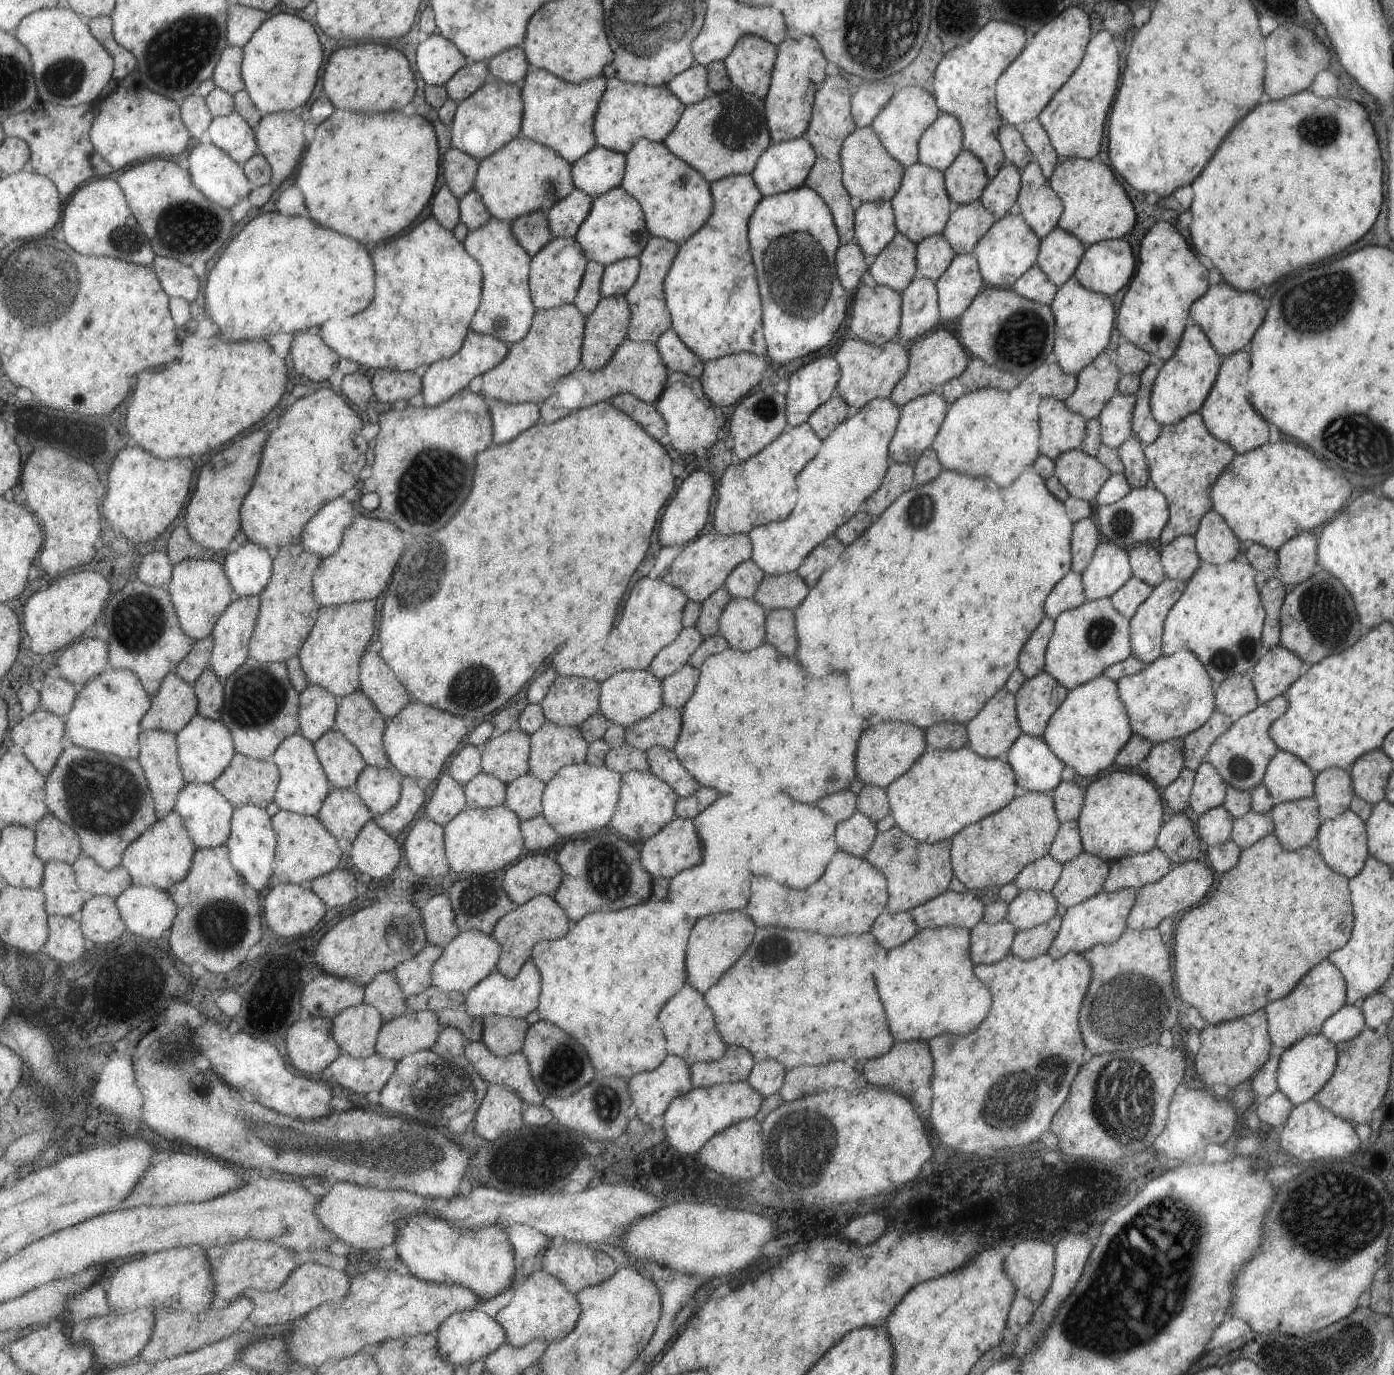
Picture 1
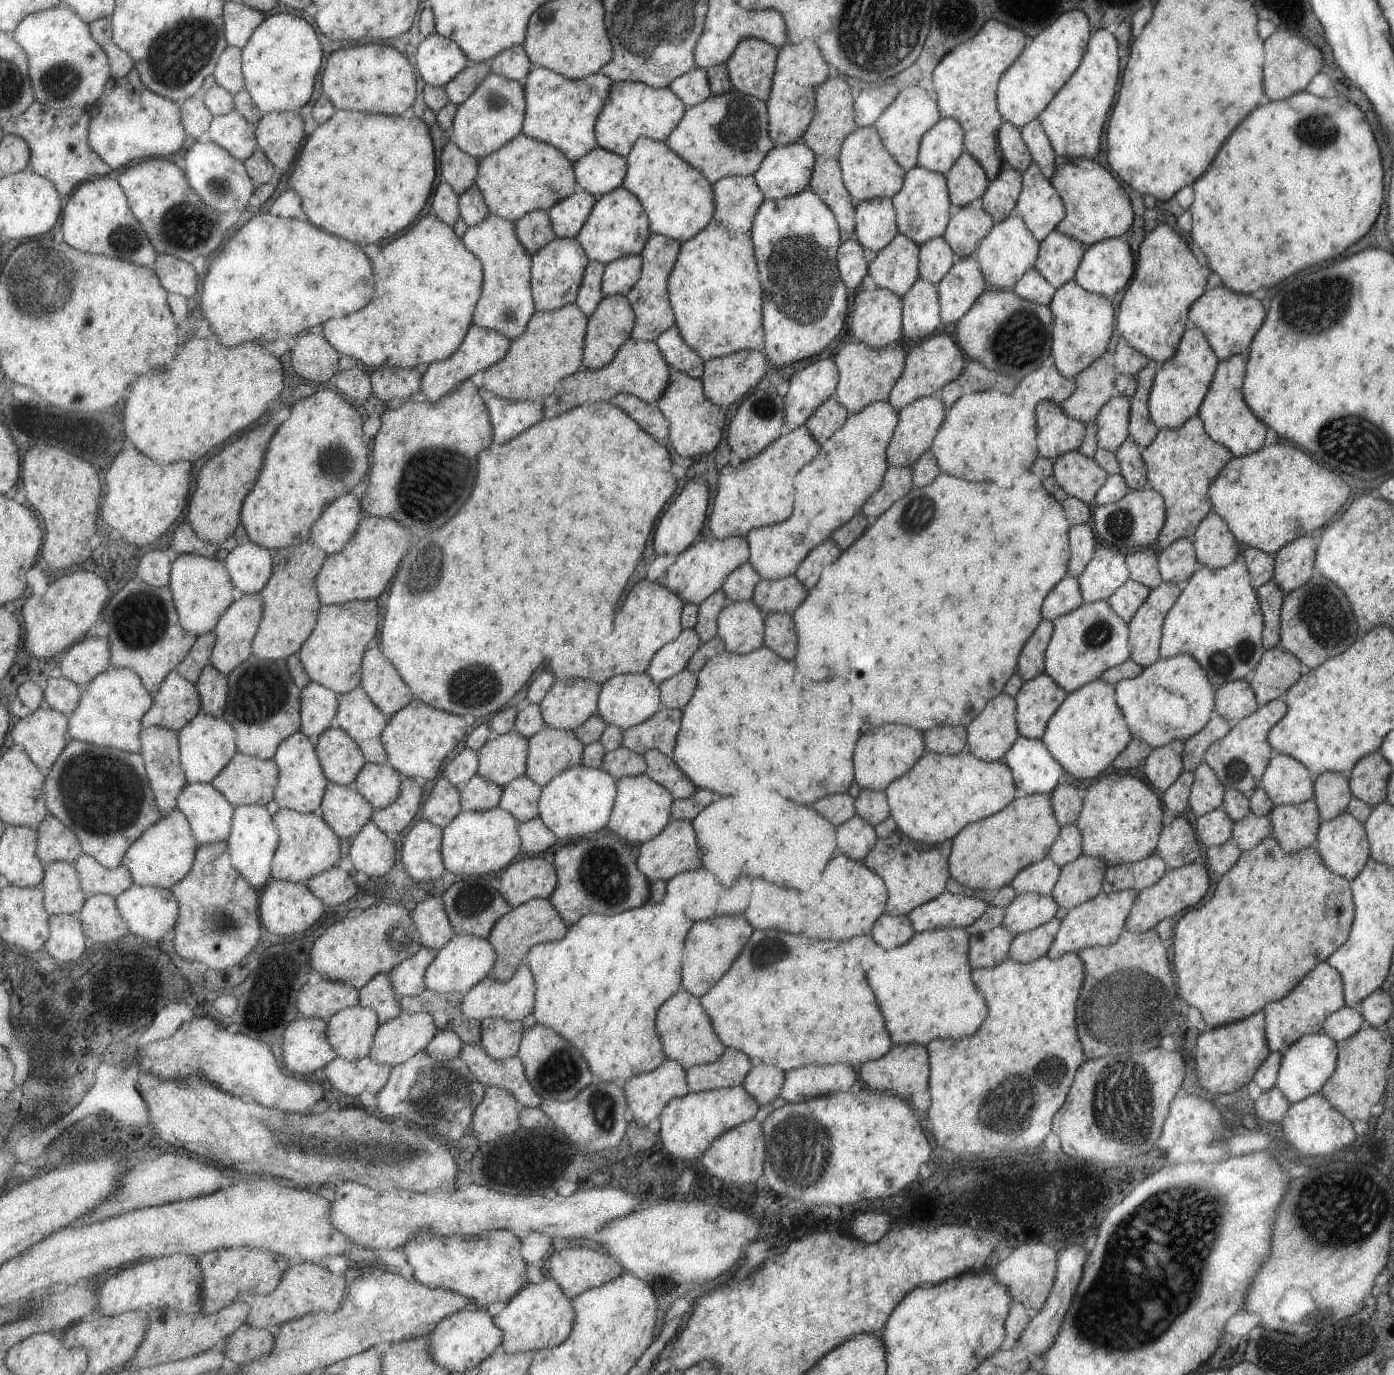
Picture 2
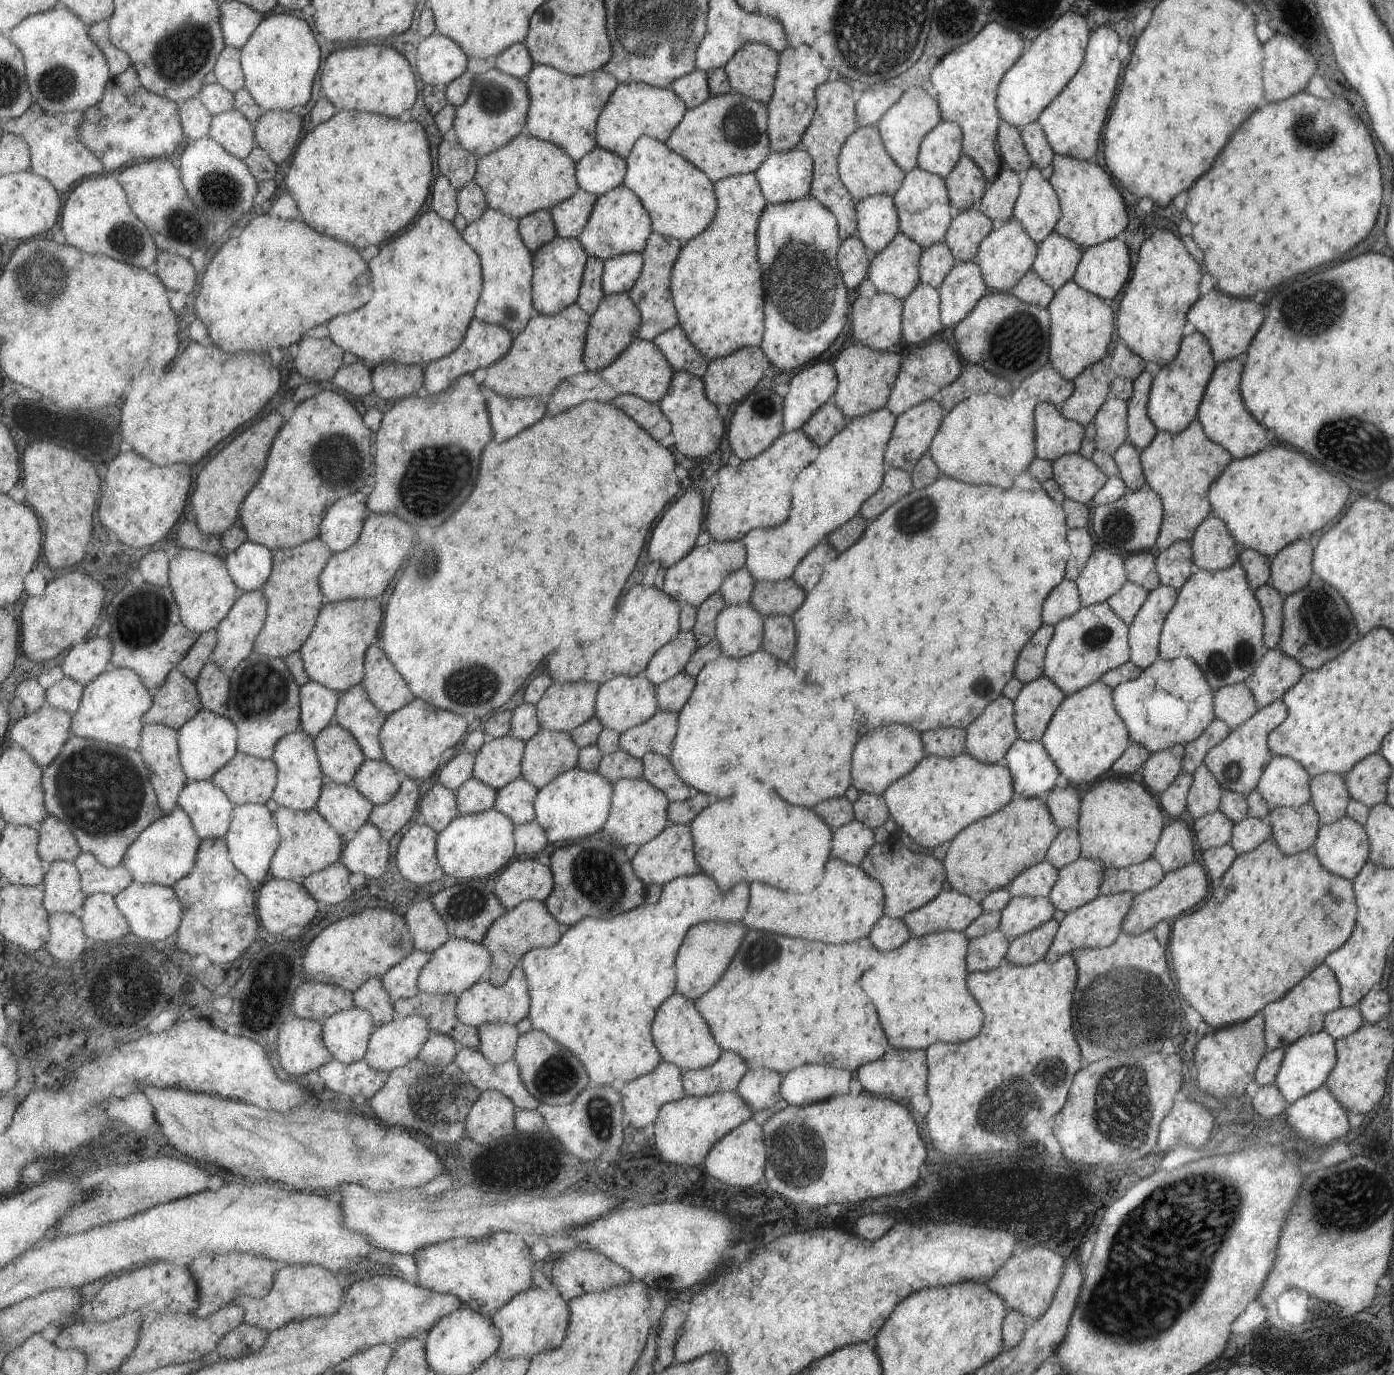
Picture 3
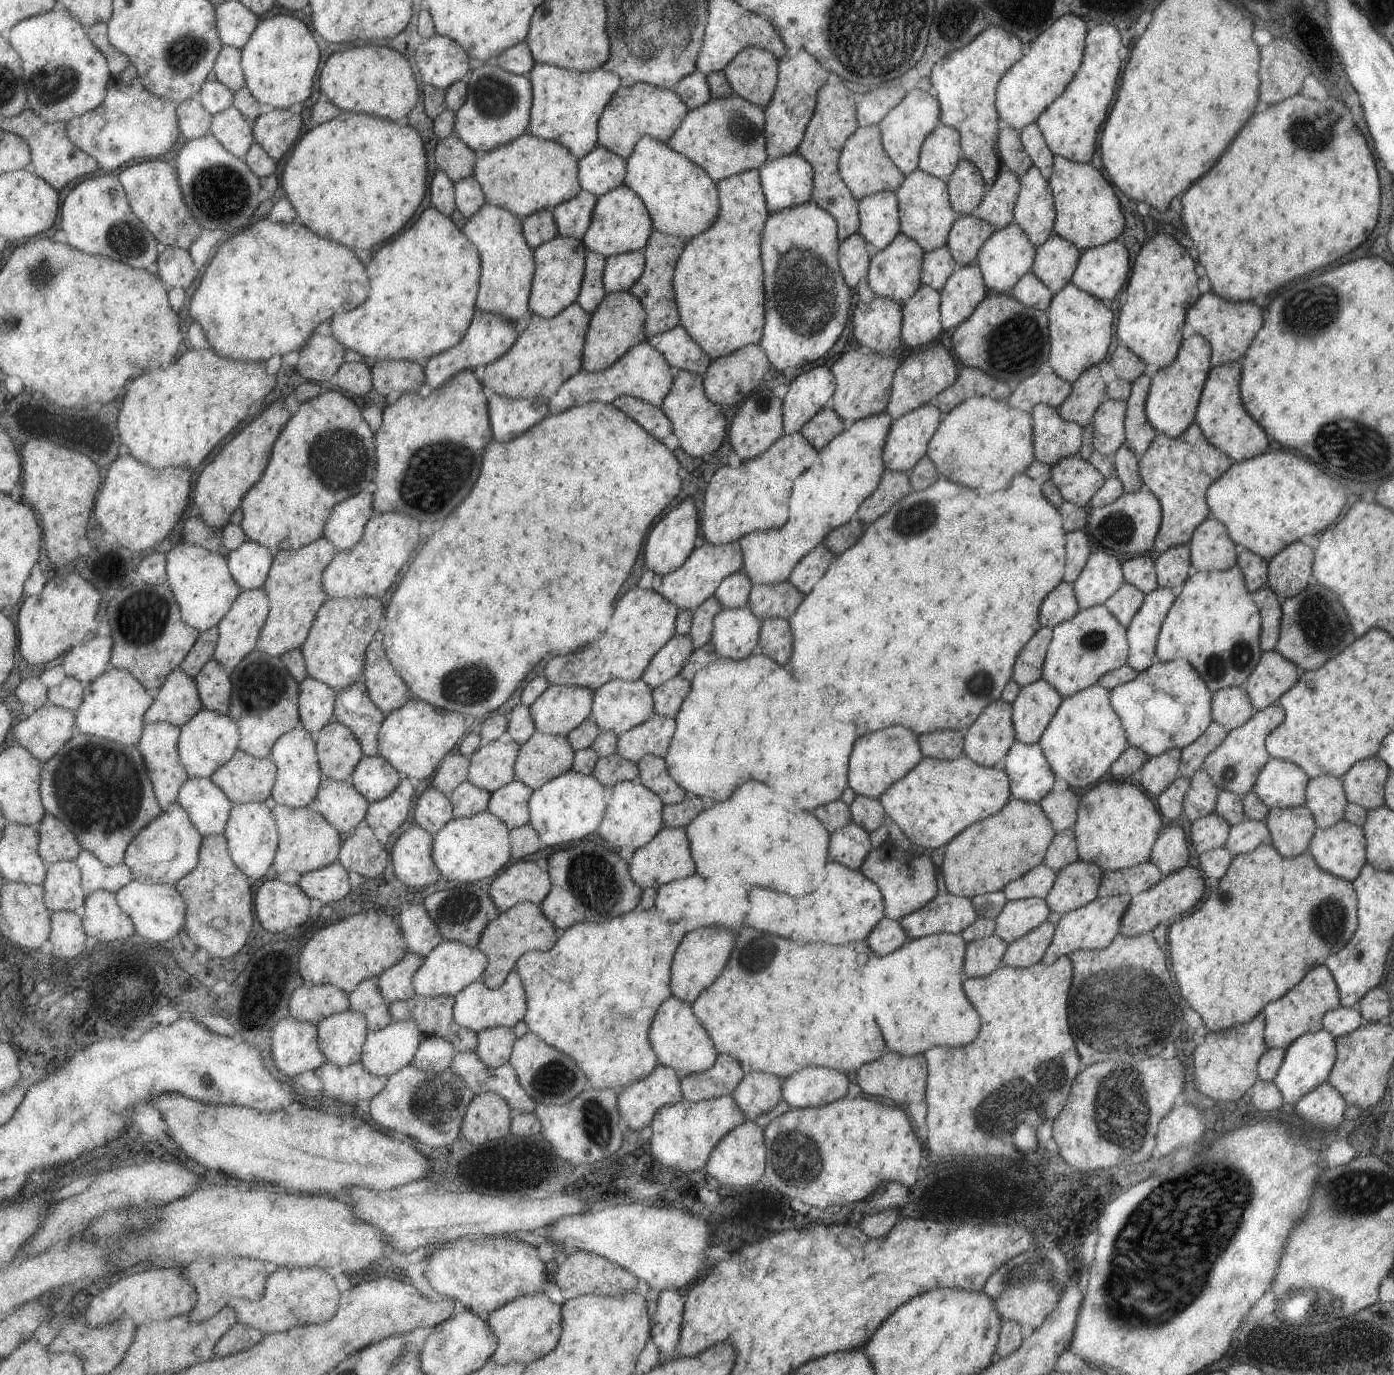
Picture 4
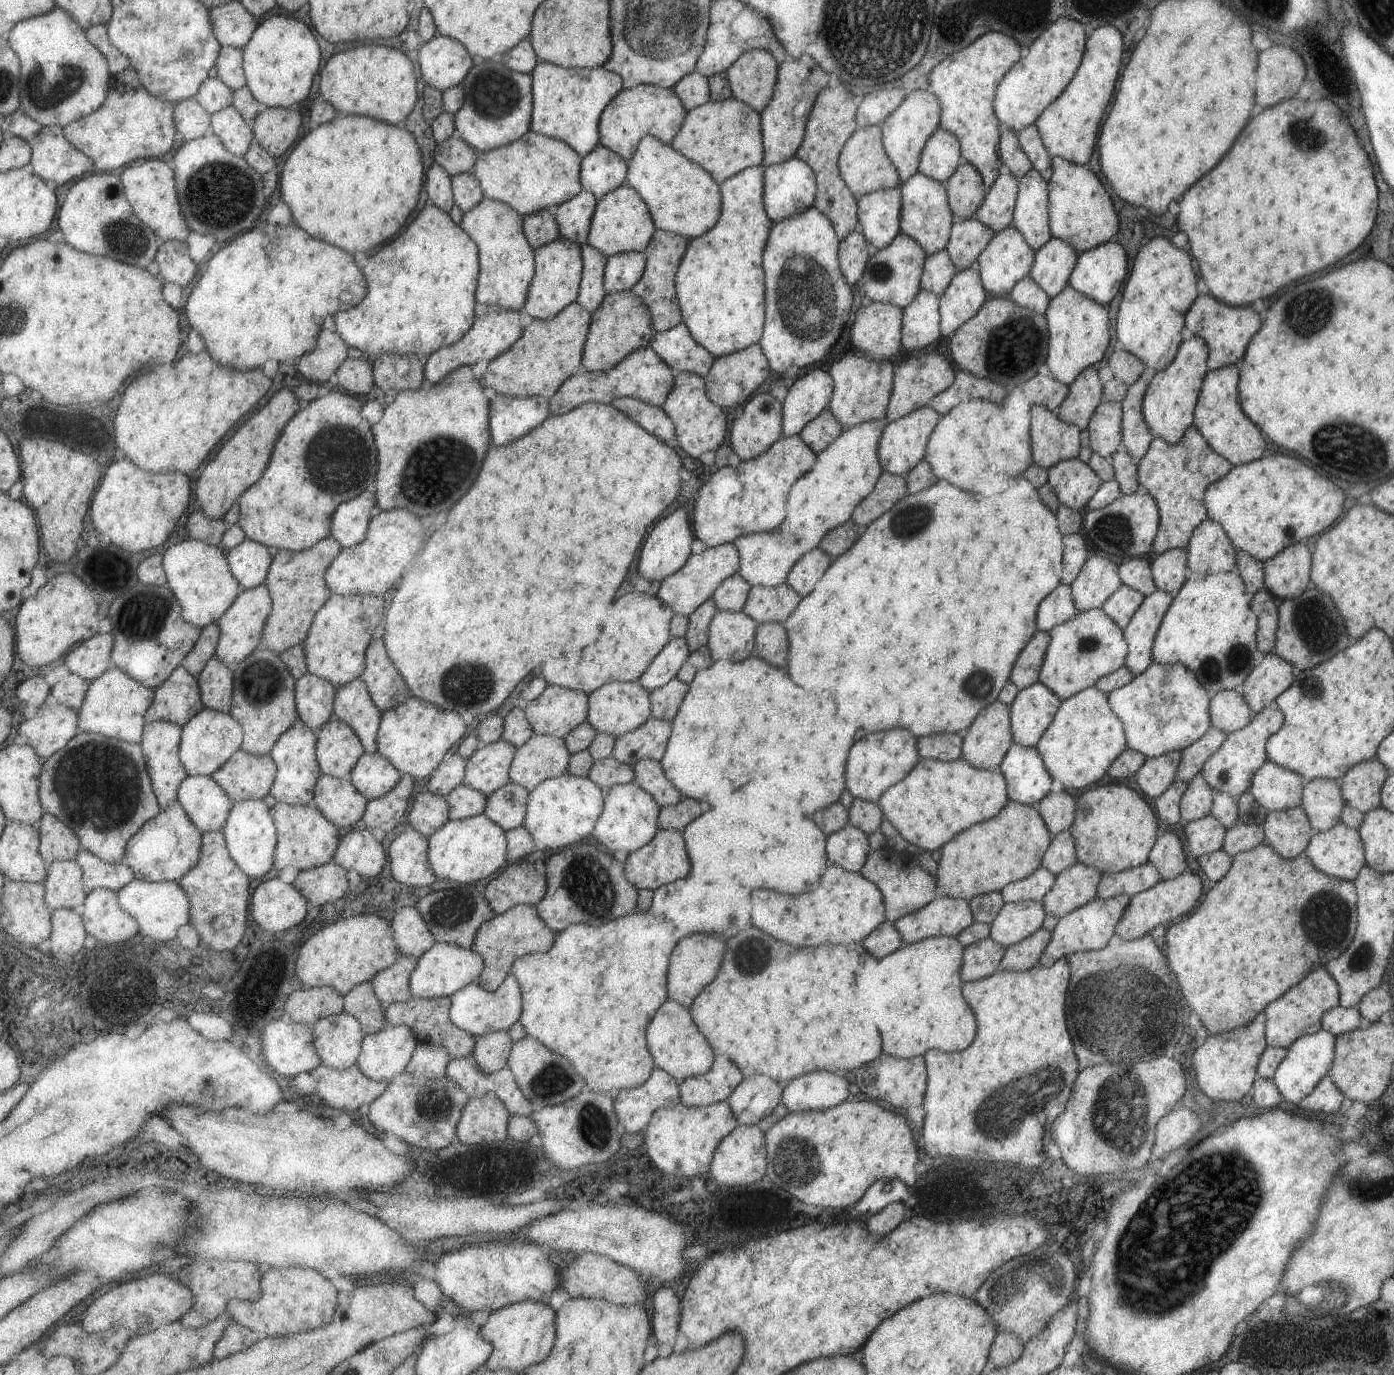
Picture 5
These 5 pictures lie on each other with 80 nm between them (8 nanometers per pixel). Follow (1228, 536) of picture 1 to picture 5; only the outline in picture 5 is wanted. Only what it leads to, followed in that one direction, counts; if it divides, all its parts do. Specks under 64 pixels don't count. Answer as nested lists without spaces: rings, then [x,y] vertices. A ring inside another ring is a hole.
[[[1201,521],[1186,546],[1187,568],[1195,573],[1215,573],[1235,569],[1236,548],[1219,524]]]

